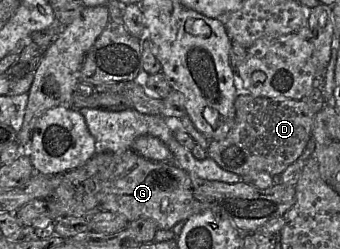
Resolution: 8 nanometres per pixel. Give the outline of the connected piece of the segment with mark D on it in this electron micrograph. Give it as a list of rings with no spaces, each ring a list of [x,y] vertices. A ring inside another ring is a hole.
[[[240,94],[235,101],[234,123],[225,138],[210,140],[208,156],[241,178],[258,172],[280,176],[303,153],[312,135],[315,114],[305,100],[274,100]]]

